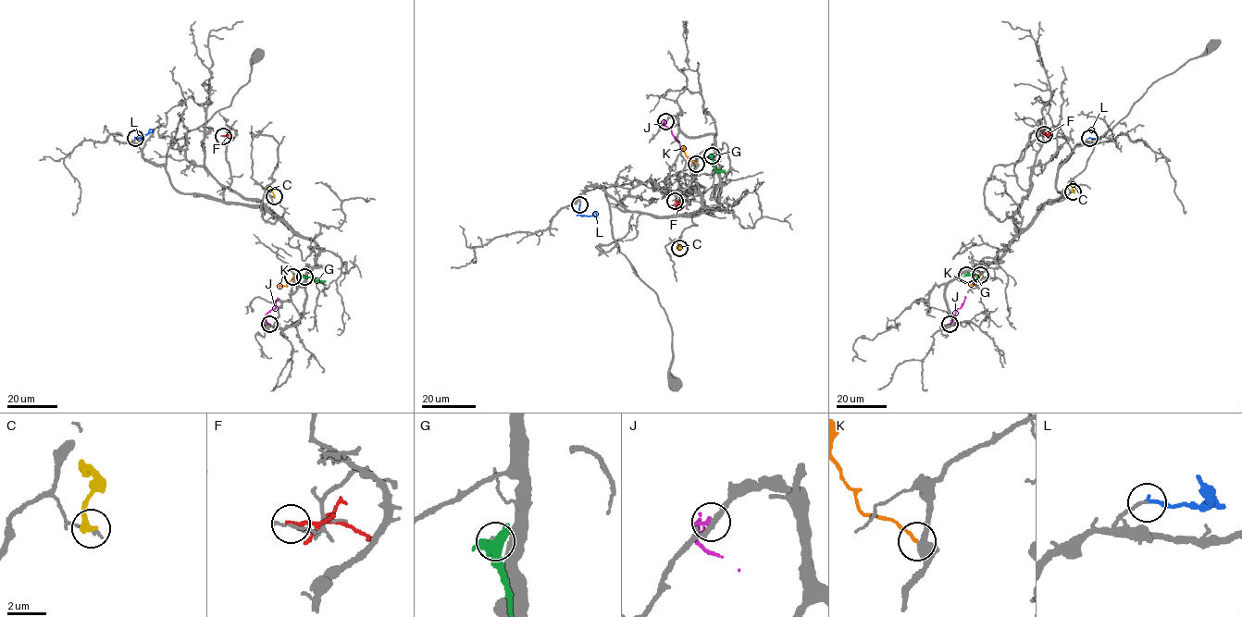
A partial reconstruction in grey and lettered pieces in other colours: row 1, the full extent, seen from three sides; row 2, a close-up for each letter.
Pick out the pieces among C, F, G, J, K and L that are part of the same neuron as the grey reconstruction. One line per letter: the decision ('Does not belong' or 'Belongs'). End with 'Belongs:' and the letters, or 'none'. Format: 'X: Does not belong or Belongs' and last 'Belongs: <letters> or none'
C: Does not belong
F: Does not belong
G: Does not belong
J: Belongs
K: Does not belong
L: Belongs
Belongs: J, L

